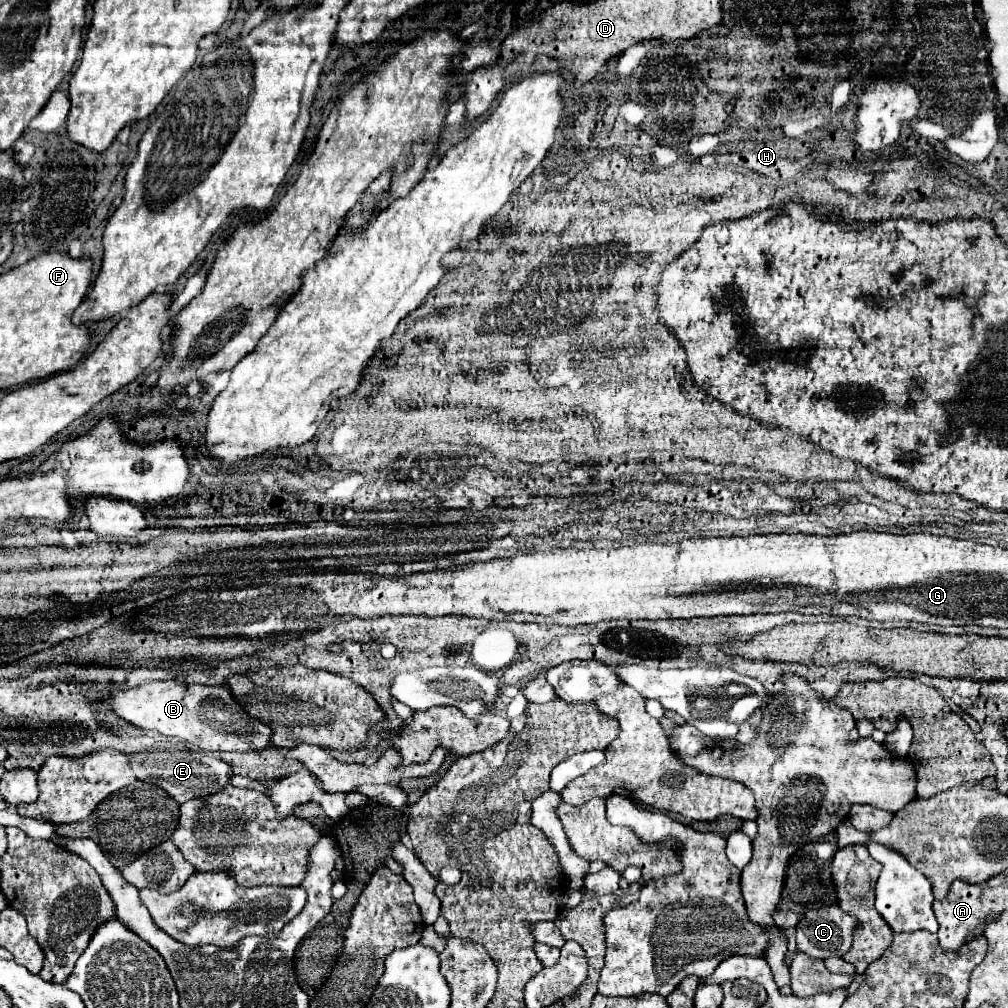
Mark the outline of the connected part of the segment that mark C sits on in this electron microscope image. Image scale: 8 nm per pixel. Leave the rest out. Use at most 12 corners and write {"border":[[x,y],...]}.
{"border":[[839,906],[801,916],[797,946],[813,958],[843,956],[857,920]]}

